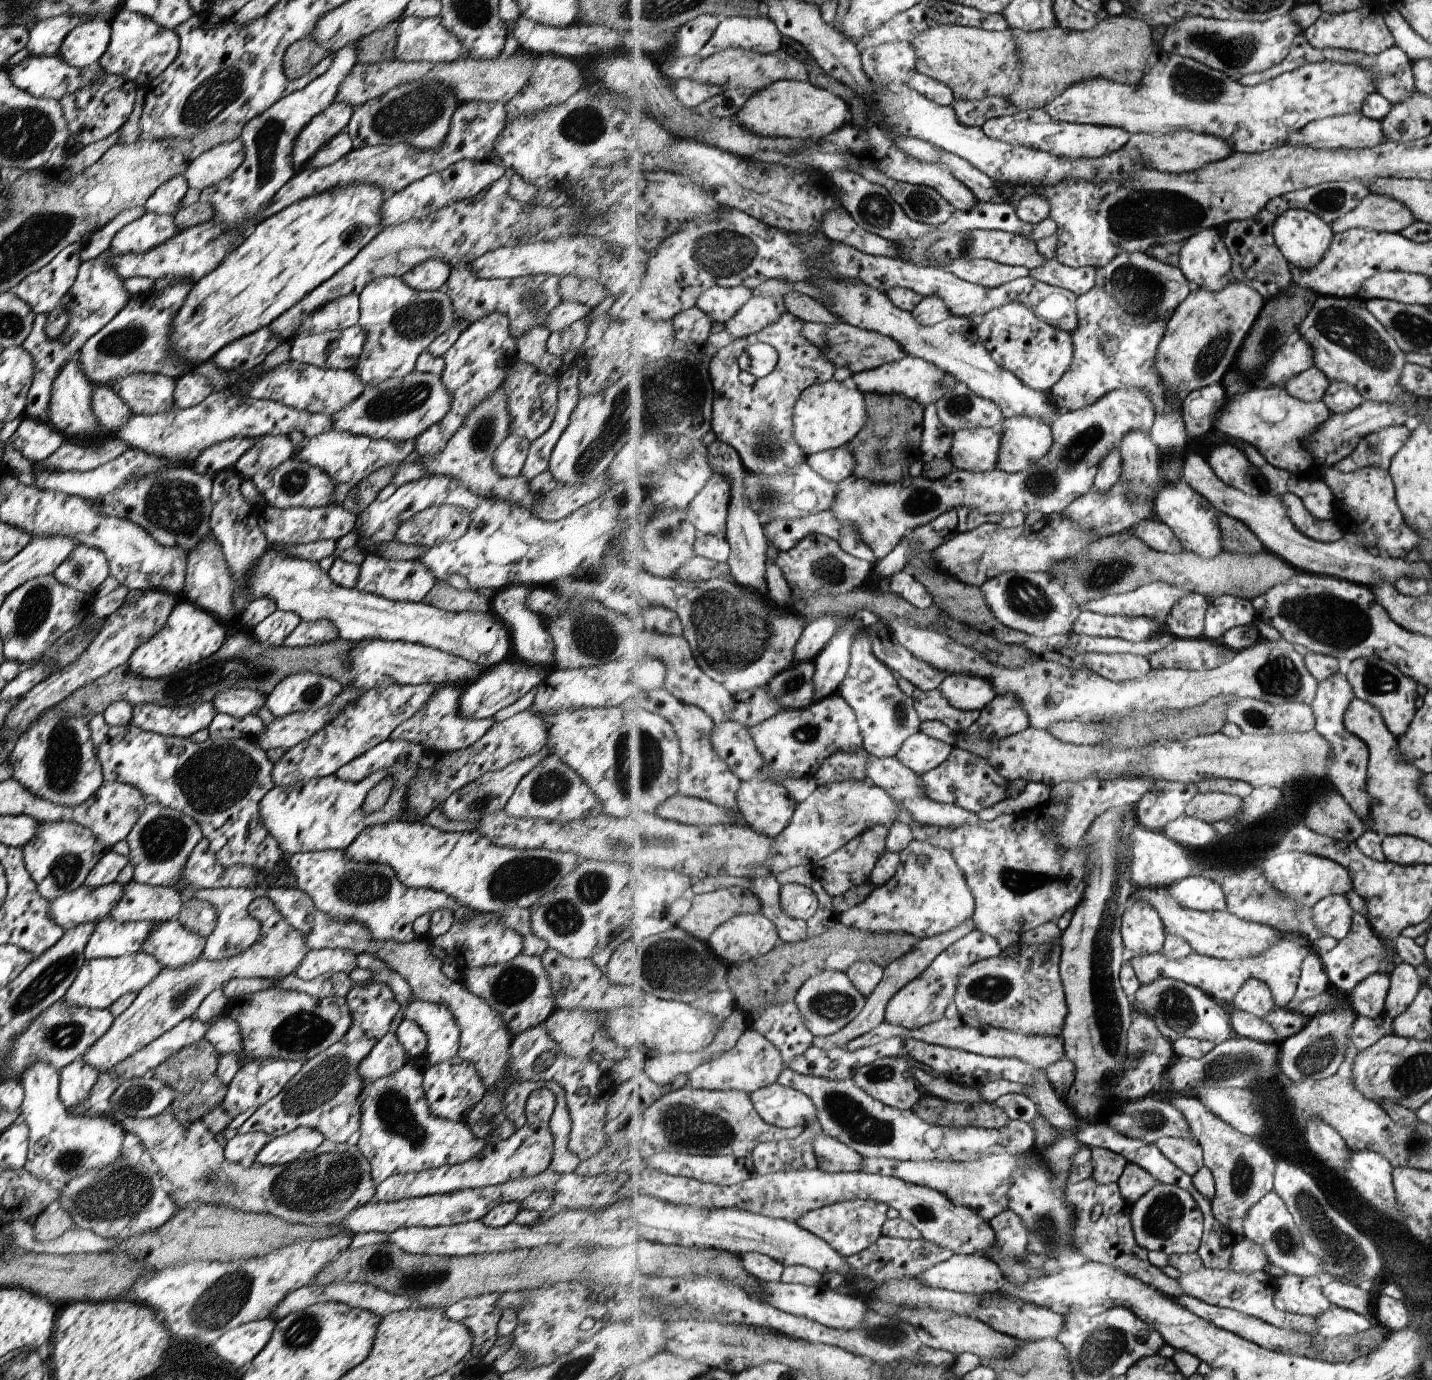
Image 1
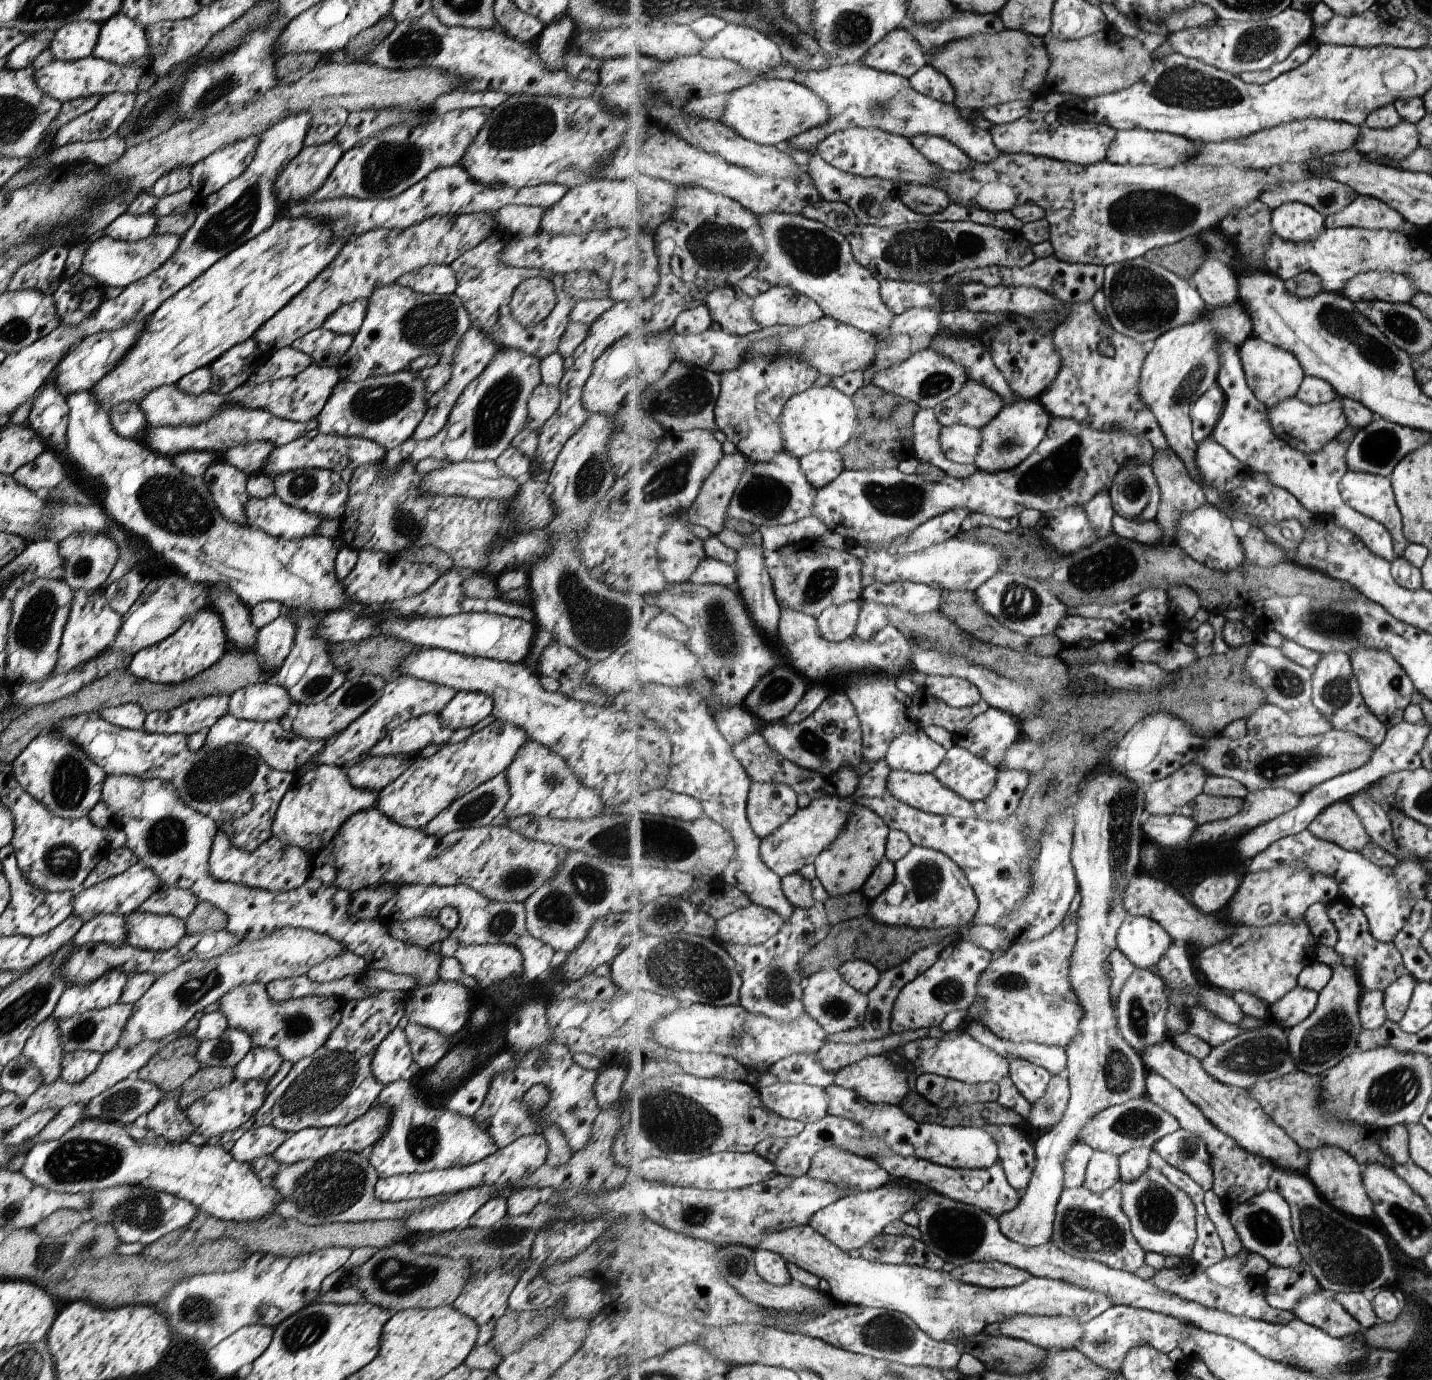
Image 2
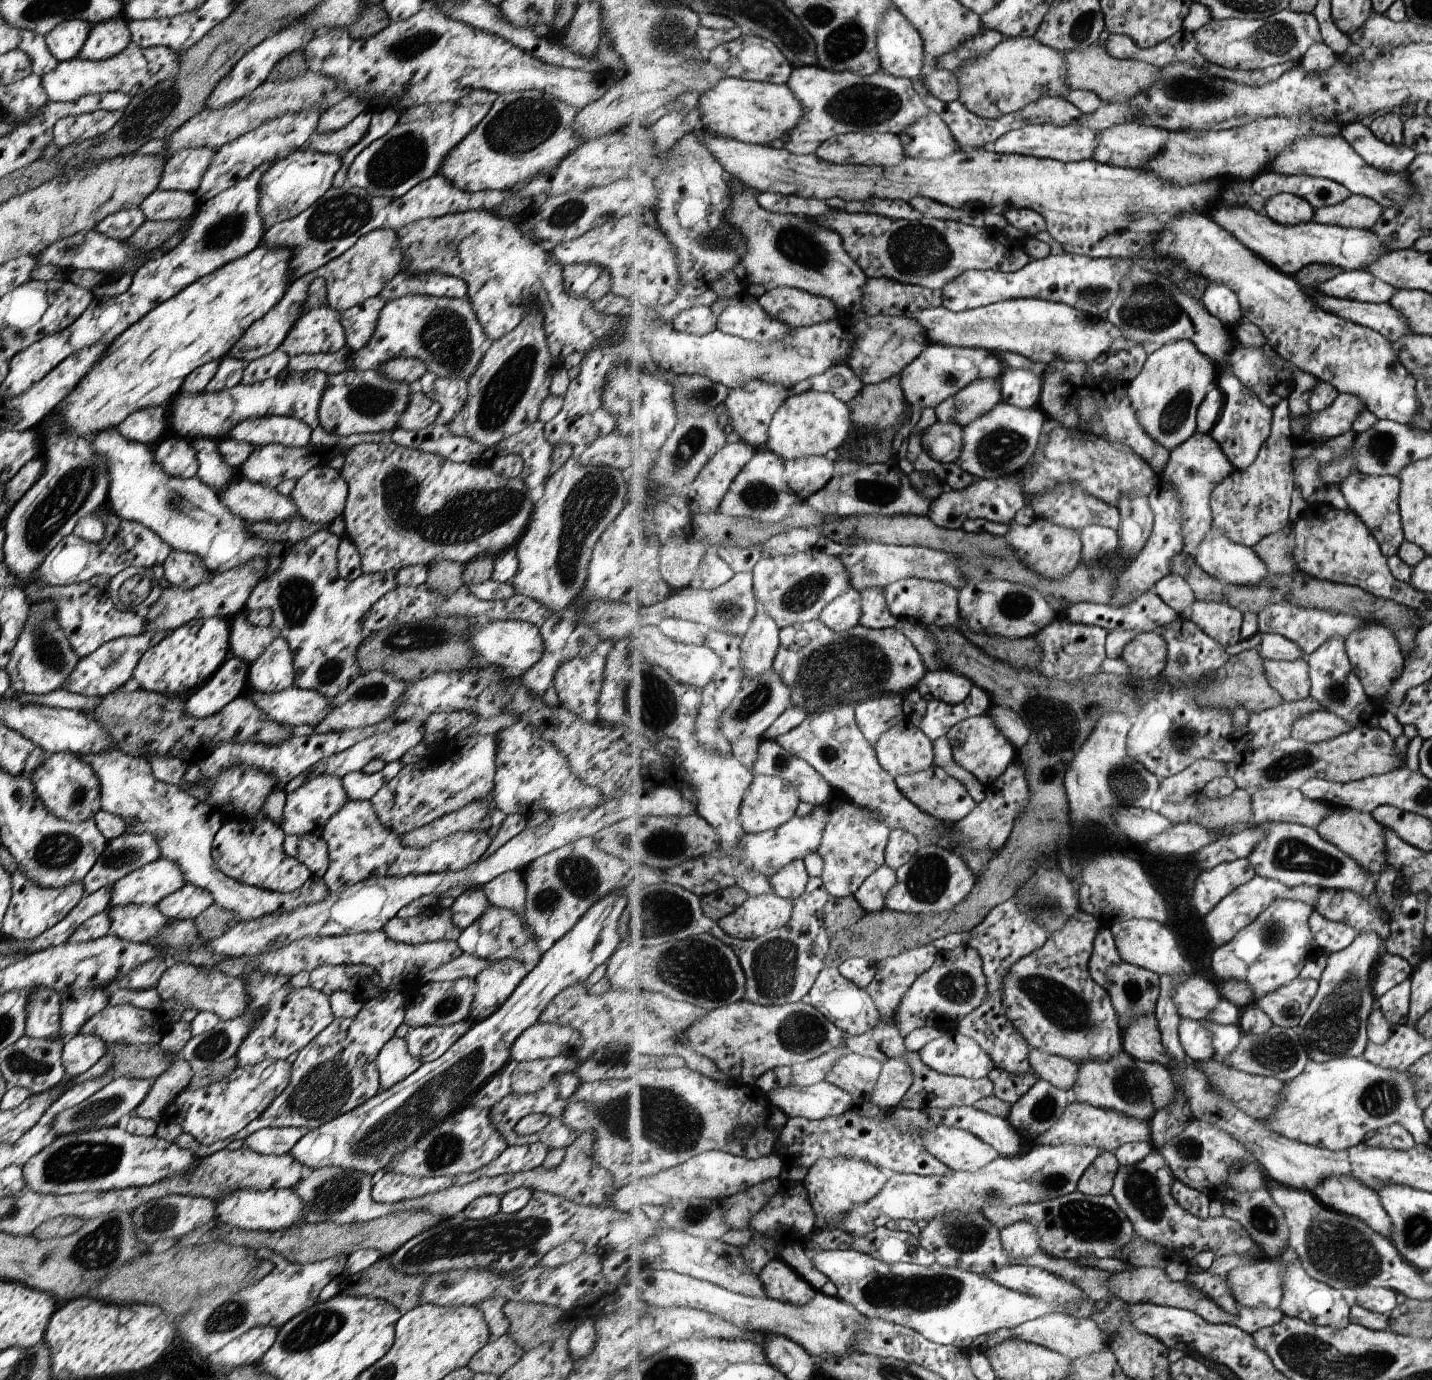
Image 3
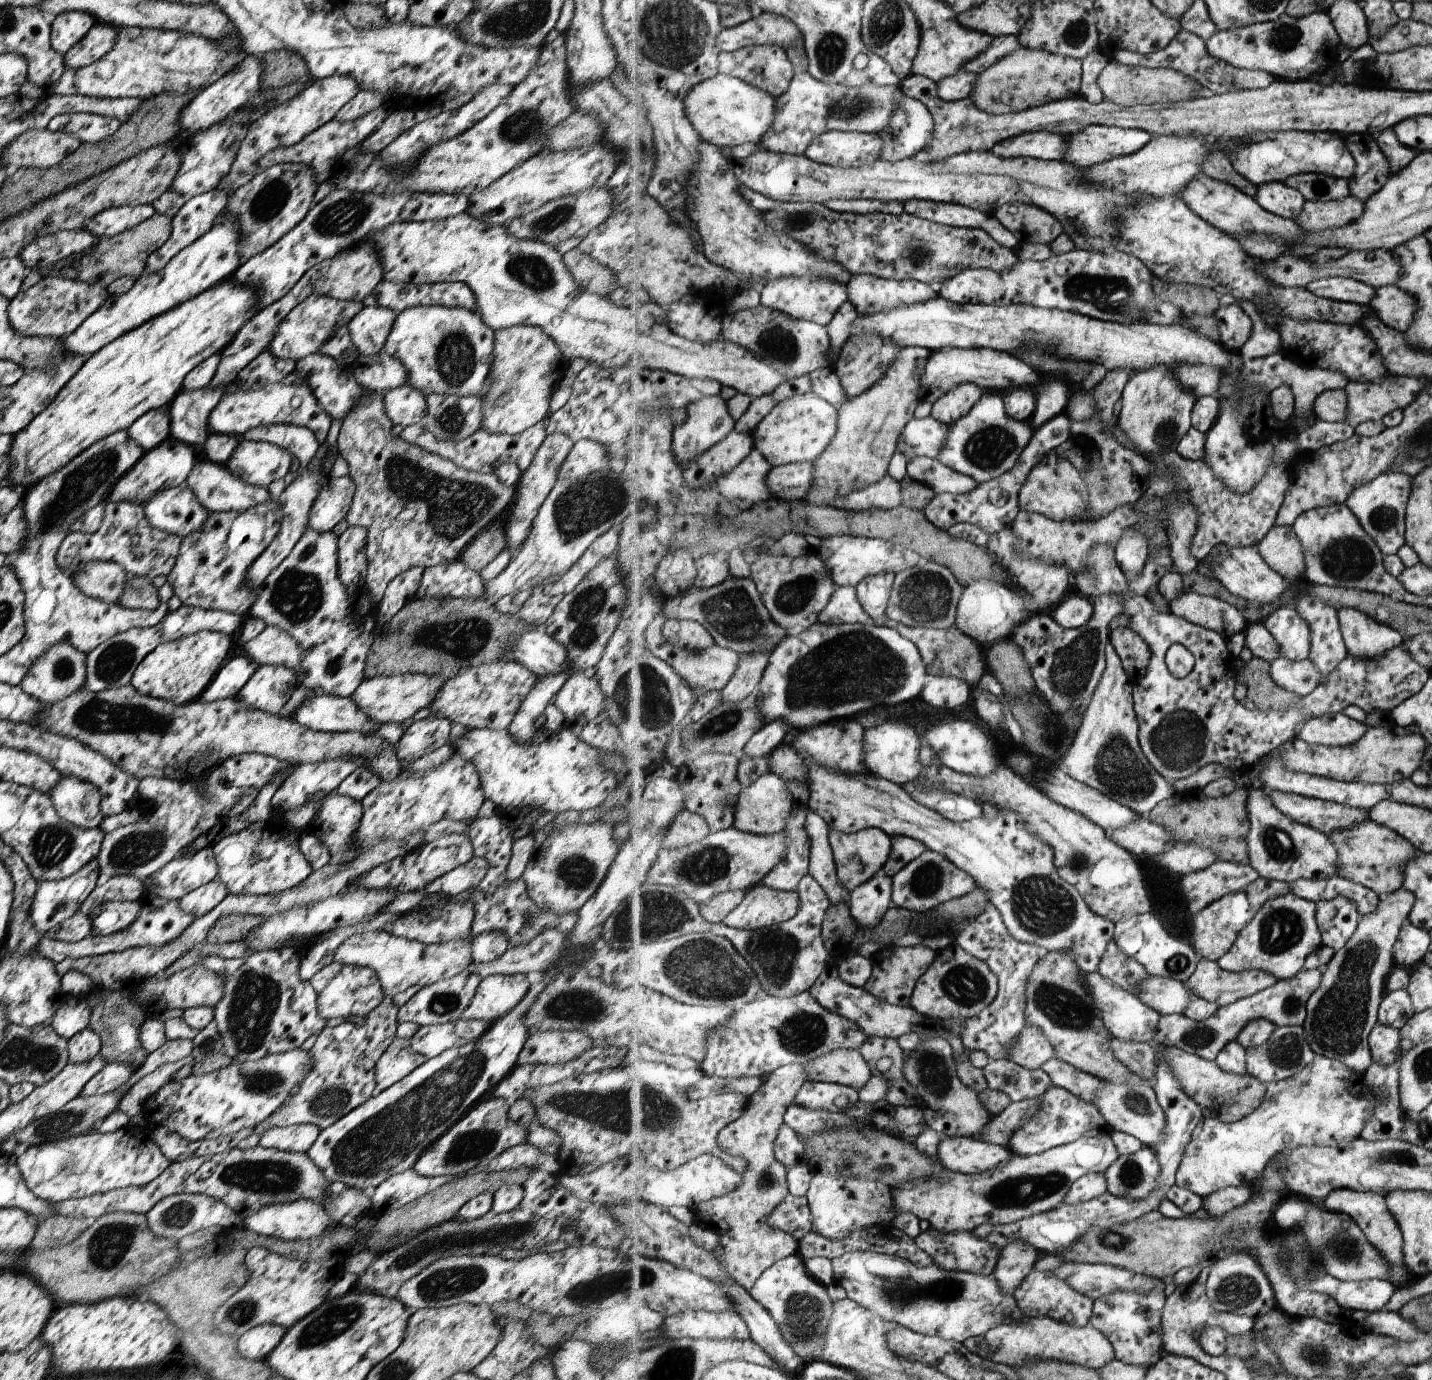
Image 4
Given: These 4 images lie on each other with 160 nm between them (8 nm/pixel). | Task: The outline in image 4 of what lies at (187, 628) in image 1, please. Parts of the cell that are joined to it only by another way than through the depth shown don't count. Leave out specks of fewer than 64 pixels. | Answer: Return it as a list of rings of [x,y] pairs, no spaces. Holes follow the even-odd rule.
[[[199,631],[158,644],[135,667],[129,683],[139,694],[171,701],[176,705],[194,701],[199,698],[215,673],[221,668],[221,664],[225,662],[233,642],[233,637],[225,636],[223,633]]]

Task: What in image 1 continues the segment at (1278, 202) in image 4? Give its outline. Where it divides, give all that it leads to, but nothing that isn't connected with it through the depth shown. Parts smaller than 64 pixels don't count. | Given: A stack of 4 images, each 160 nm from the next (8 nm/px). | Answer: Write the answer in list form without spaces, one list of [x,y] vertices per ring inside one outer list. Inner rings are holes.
[[[1291,209],[1277,217],[1274,224],[1274,237],[1277,246],[1285,255],[1289,264],[1293,263],[1302,269],[1316,267],[1330,250],[1336,233],[1326,220],[1318,214],[1305,209]]]

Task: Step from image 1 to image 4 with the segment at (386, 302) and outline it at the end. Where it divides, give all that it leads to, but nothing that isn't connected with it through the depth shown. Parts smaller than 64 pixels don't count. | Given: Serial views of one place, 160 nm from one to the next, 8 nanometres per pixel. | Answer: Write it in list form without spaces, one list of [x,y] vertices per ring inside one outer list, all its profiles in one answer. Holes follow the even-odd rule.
[[[409,307],[396,313],[381,351],[401,362],[406,372],[406,382],[424,398],[430,394],[455,395],[456,397],[481,397],[486,392],[485,382],[492,365],[494,331],[481,319],[477,311],[460,308]]]

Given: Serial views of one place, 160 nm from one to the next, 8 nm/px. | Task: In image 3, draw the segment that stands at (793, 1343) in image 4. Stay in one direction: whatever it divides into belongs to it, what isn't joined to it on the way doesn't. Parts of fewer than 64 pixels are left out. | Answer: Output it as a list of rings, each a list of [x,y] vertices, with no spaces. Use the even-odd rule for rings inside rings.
[[[772,1260],[759,1274],[765,1285],[768,1297],[794,1305],[808,1305],[818,1293],[817,1289],[805,1280],[787,1261]]]

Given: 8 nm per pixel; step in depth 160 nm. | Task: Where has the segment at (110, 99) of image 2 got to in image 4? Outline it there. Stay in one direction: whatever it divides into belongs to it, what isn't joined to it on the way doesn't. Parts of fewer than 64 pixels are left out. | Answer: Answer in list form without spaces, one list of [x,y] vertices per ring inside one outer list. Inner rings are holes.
[[[67,113],[55,115],[47,123],[51,132],[61,131],[74,134],[80,142],[99,142],[119,130],[117,119],[94,115],[91,113]]]

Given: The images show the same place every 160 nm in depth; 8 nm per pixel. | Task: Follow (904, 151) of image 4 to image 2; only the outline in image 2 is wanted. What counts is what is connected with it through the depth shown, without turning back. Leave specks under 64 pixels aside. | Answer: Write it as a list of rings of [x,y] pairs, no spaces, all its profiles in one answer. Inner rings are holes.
[[[917,135],[911,140],[915,148],[918,148],[928,161],[937,164],[942,170],[963,172],[970,167],[972,160],[967,156],[967,153],[947,140],[947,137]]]

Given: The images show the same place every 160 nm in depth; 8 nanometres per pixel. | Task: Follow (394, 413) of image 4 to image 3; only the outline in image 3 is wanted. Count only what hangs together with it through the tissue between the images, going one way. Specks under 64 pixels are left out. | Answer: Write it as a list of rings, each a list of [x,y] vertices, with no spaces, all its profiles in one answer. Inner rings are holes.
[[[414,386],[408,394],[402,416],[399,415],[396,420],[396,426],[406,431],[425,428],[434,423],[439,411],[439,404],[429,400]]]

